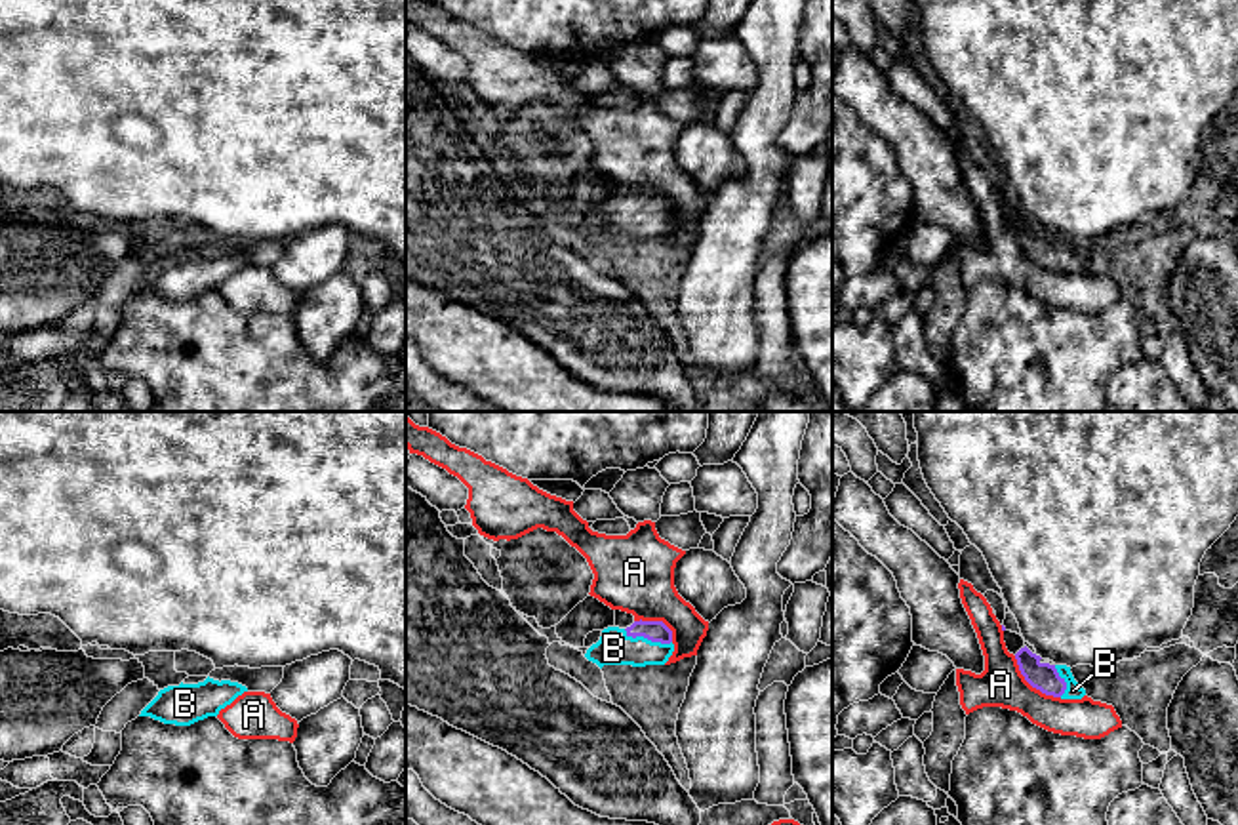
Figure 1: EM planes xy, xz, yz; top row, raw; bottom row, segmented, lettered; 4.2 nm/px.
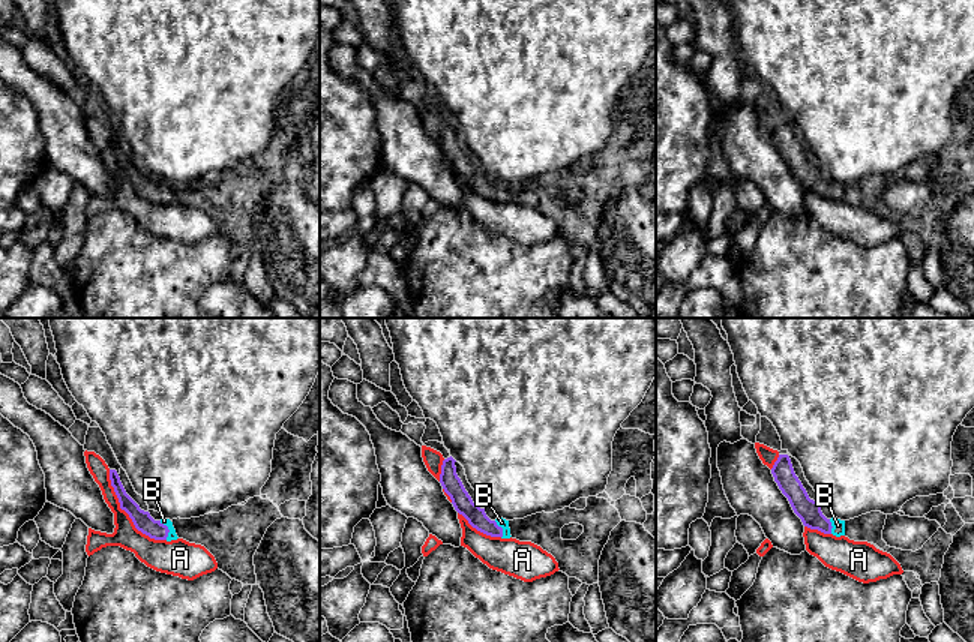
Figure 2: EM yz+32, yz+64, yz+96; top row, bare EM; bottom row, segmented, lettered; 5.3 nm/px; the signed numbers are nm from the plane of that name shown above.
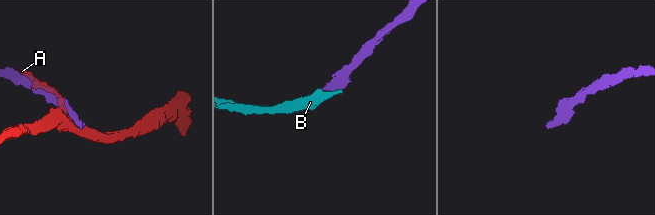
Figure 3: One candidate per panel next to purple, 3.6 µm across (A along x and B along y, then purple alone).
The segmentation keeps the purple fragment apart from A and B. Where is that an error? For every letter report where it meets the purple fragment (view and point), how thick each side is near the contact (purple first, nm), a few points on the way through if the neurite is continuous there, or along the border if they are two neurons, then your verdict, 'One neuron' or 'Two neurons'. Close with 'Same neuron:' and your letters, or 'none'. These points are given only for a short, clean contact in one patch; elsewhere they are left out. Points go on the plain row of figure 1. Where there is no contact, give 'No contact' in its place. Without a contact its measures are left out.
A: Touches purple at yz (1031, 258). Thickness 120 nm (purple) against 190 nm. Two neurons
B: Touches purple at xz (648, 212). Thickness 90 nm (purple) against 140 nm. Path across: xz (656, 204), (648, 212), (640, 218), (614, 221). One neuron
Same neuron: B

